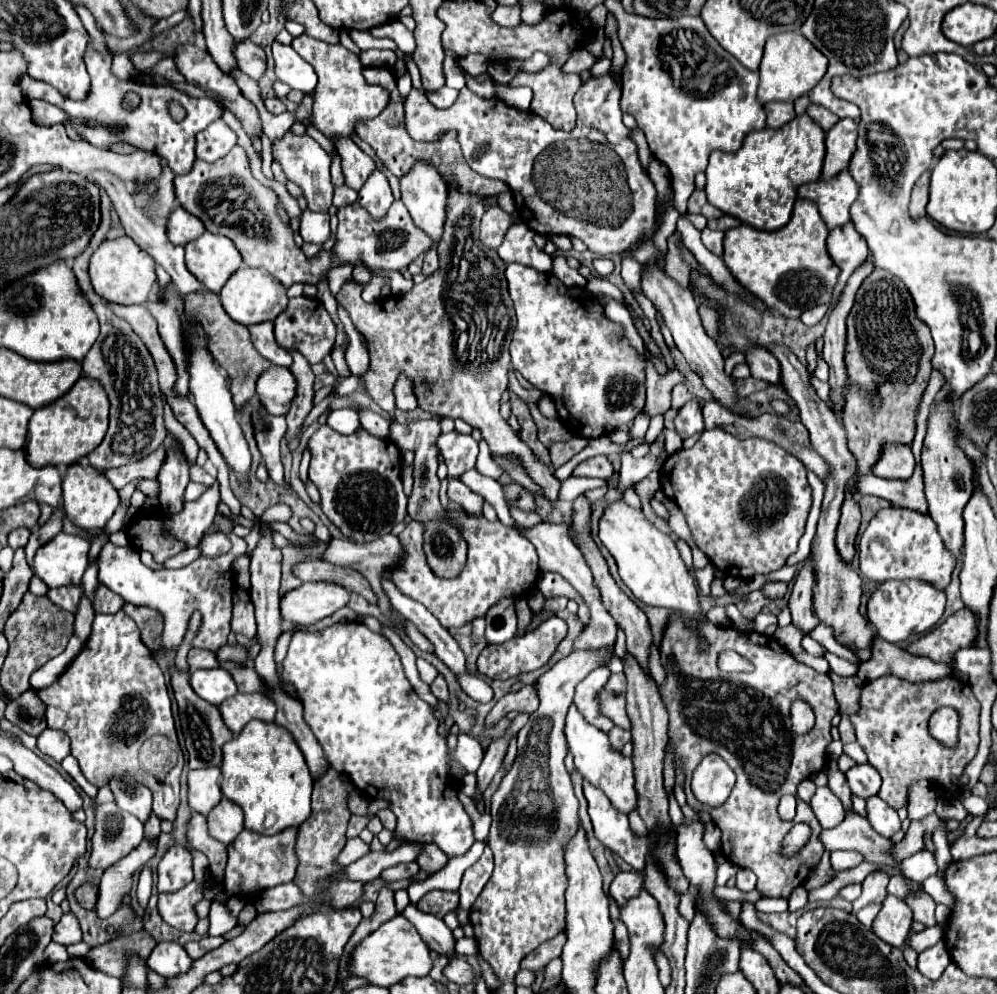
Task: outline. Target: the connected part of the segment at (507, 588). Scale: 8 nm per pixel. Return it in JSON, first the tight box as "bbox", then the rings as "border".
{"bbox":[383,512,539,628],"border":[[[449,512],[449,518],[453,520],[453,524],[461,526],[463,538],[469,546],[465,570],[457,578],[443,580],[431,572],[421,546],[423,526],[417,522],[409,522],[399,534],[399,540],[405,548],[403,566],[385,572],[383,576],[393,580],[401,592],[407,592],[407,596],[421,602],[445,628],[463,626],[477,616],[485,616],[491,604],[495,604],[503,596],[519,598],[531,592],[531,584],[535,582],[539,568],[535,546],[527,538],[523,538],[515,528],[507,528],[501,522],[489,522],[483,516],[473,518],[465,512]]]}

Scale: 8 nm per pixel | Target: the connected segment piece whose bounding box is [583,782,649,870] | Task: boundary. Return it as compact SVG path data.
M583 782L583 792L589 802L589 816L593 822L595 838L603 846L611 848L617 856L621 856L629 866L633 866L635 870L643 870L649 840L637 838L631 832L627 816L617 812L599 788L589 782Z

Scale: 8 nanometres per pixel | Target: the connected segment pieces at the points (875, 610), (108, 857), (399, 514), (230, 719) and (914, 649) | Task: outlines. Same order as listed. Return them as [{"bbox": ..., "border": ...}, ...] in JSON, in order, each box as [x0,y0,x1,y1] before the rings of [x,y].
[{"bbox":[867,580,945,642],"border":[[[887,580],[883,582],[867,602],[867,618],[875,626],[875,632],[887,642],[903,642],[913,634],[931,630],[945,610],[945,592],[933,588],[921,580]]]},{"bbox":[89,802,143,868],"border":[[[113,802],[109,804],[97,804],[95,806],[95,818],[97,818],[97,830],[93,836],[93,852],[89,856],[89,868],[109,868],[111,864],[119,862],[123,856],[127,856],[133,848],[139,846],[143,840],[143,822],[123,810],[119,810]]]},{"bbox":[309,426,407,542],"border":[[[321,426],[309,440],[309,478],[321,494],[325,516],[351,540],[371,542],[389,534],[407,514],[407,496],[401,484],[401,450],[385,438],[377,438],[365,428],[345,436],[329,426]]]},{"bbox":[219,694,275,734],"border":[[[235,694],[219,706],[219,712],[223,716],[225,726],[233,734],[239,734],[241,728],[251,720],[273,722],[275,704],[265,694]]]},{"bbox":[907,608,979,666],"border":[[[961,608],[935,630],[909,644],[907,652],[913,656],[923,656],[933,662],[953,666],[957,650],[975,646],[977,624],[979,622],[975,620],[975,612],[971,612],[969,608]]]}]

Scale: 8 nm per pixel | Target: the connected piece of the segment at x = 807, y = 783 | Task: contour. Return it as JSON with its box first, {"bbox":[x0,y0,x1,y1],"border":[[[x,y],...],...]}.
{"bbox":[797,780,815,802],"border":[[[803,780],[801,784],[799,784],[799,790],[797,790],[797,796],[803,800],[803,802],[811,802],[811,796],[815,794],[815,784],[811,782],[811,780]]]}

